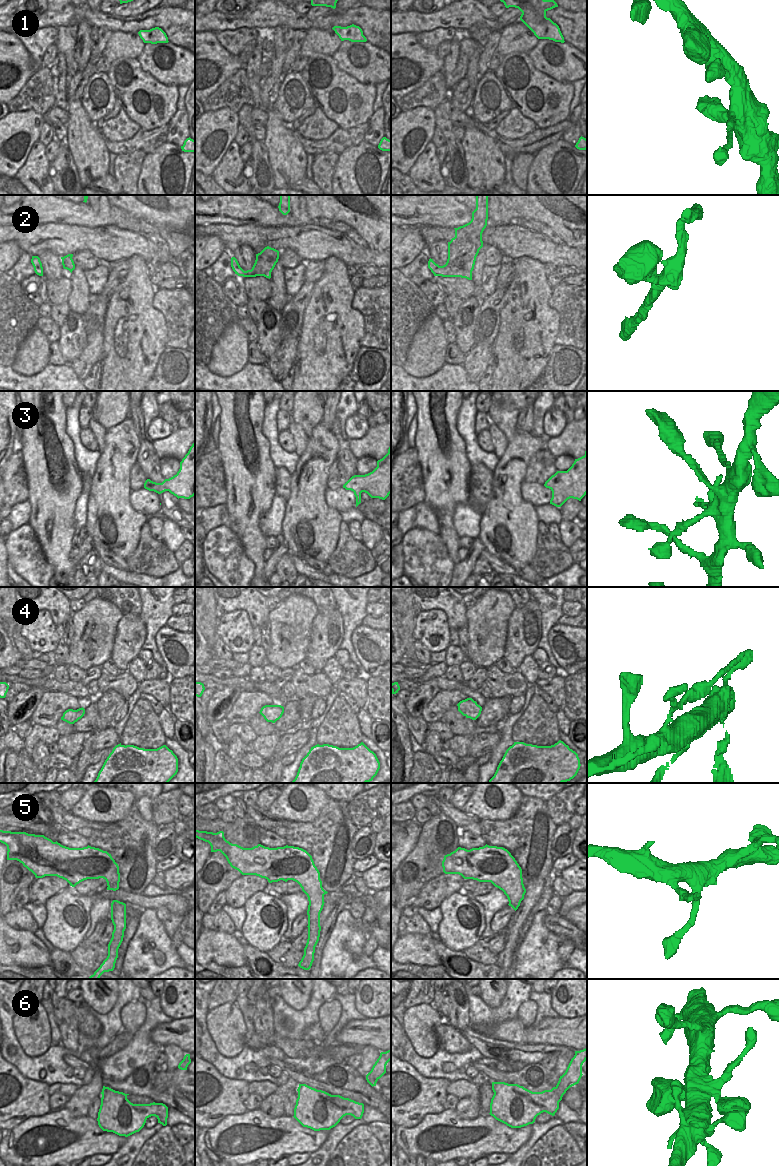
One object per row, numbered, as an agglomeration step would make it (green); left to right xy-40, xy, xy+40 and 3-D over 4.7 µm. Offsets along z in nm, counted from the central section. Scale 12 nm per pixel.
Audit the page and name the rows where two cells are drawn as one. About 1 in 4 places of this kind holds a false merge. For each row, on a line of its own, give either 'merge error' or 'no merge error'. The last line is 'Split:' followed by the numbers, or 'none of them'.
1: no merge error
2: no merge error
3: no merge error
4: merge error
5: no merge error
6: no merge error
Split: 4

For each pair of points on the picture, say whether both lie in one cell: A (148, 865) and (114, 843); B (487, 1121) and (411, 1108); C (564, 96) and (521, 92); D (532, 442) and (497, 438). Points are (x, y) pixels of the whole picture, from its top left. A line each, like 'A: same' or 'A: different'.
A: same
B: different
C: same
D: different

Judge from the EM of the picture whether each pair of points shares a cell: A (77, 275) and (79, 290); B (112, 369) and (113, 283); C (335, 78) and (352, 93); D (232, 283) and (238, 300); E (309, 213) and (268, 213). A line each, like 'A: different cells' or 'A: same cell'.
A: same cell
B: different cells
C: same cell
D: same cell
E: different cells

